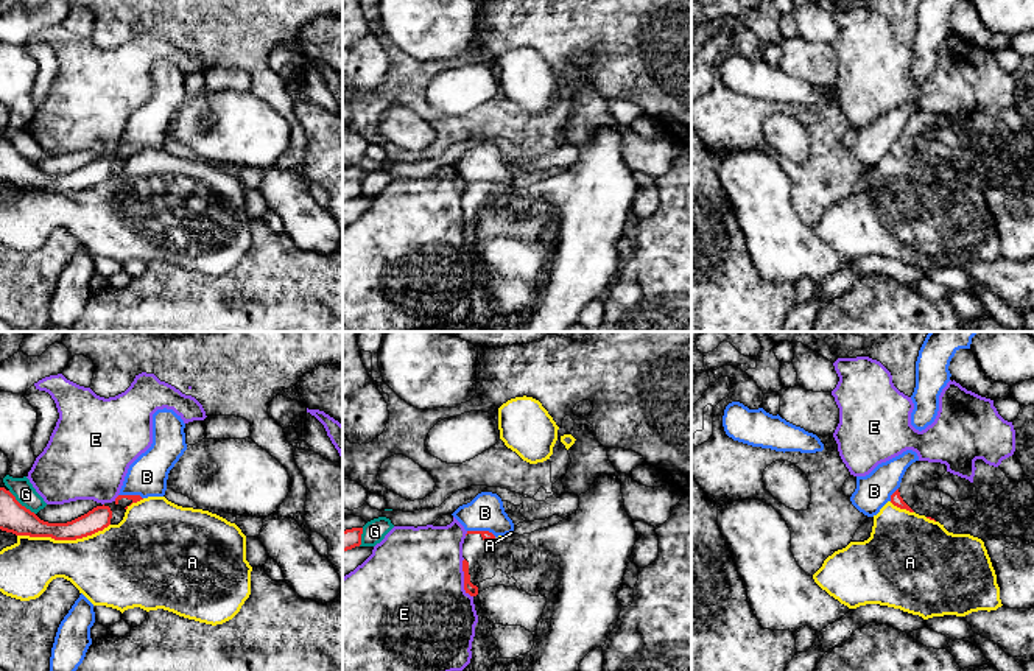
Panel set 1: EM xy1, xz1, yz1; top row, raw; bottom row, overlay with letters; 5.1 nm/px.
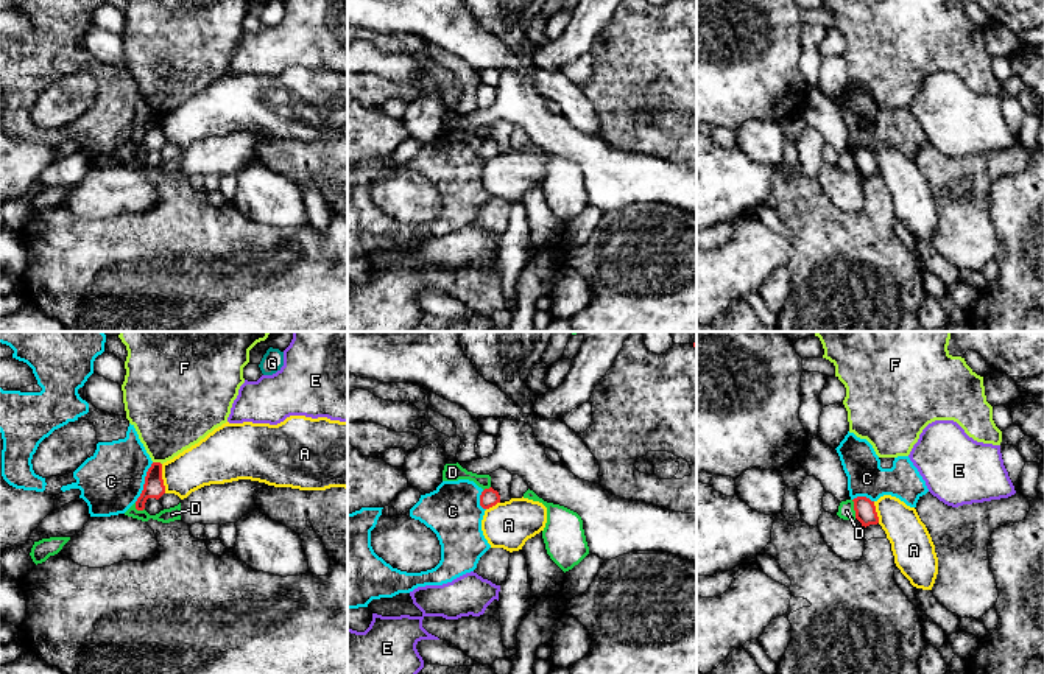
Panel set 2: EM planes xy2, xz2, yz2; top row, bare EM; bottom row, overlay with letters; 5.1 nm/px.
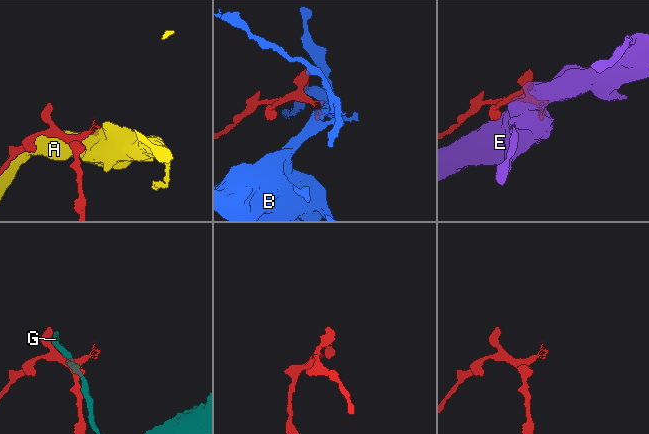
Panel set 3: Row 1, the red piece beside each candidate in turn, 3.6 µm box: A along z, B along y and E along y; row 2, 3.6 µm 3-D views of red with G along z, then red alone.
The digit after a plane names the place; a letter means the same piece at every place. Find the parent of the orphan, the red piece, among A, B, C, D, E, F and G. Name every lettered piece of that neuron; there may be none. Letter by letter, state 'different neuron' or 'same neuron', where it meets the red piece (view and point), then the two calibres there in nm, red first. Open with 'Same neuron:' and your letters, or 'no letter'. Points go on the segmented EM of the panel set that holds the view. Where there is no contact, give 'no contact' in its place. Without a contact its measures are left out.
Same neuron: no letter
A: different neuron; contact xy1 (63, 539); calibres 150 and 340 nm
B: different neuron; contact xz1 (481, 531); calibres 50 and 190 nm
C: different neuron; contact xy2 (145, 483); calibres 110 and 320 nm
D: different neuron; contact yz2 (854, 509); calibres 110 and 80 nm
E: different neuron; contact xz1 (464, 578); calibres 60 and 500 nm
F: different neuron; contact xy2 (158, 463); calibres 110 and 380 nm
G: different neuron; contact xy1 (21, 505); calibres 150 and 110 nm

